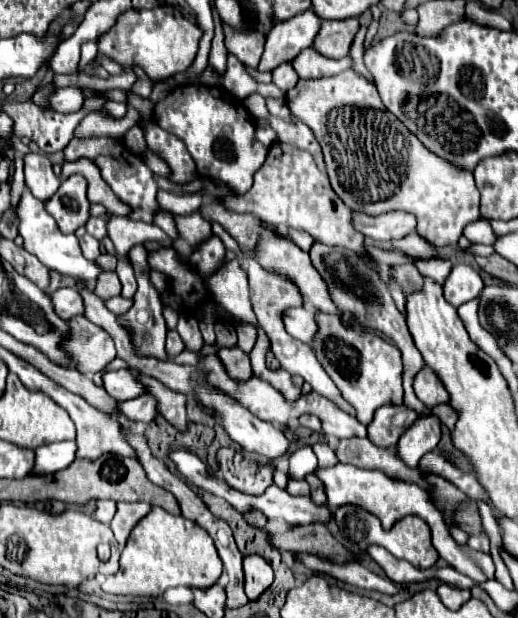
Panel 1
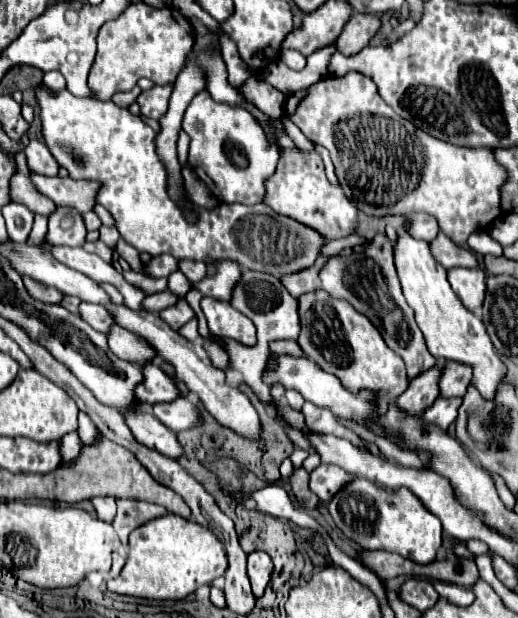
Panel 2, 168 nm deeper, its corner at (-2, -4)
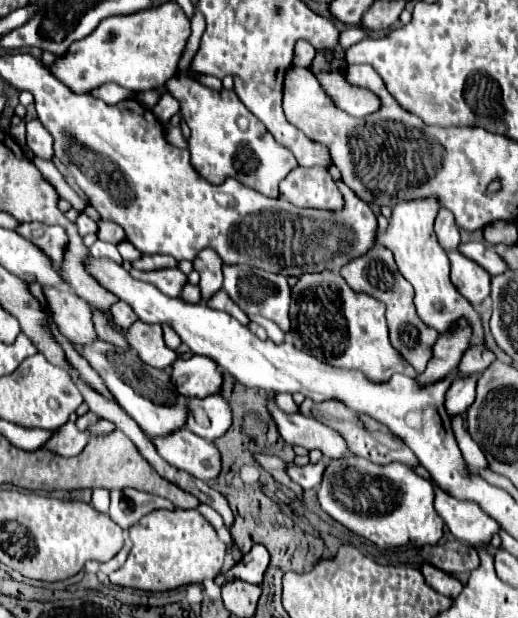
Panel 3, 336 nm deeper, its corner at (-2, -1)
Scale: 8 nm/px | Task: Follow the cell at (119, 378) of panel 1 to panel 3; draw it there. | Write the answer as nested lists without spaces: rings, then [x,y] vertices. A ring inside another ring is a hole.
[[[192,355],[188,361],[178,359],[172,367],[172,381],[188,397],[214,395],[222,387],[222,371],[212,357]]]

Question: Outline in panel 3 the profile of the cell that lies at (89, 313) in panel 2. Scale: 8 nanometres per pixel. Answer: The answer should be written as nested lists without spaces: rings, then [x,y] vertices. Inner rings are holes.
[[[118,301],[116,305],[112,305],[112,317],[124,329],[128,329],[138,319],[138,315],[132,311],[132,307],[128,303],[124,303],[124,301]]]

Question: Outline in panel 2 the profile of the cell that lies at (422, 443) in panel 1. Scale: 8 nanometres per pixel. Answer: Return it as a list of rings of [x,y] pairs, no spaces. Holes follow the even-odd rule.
[[[438,398],[424,414],[424,426],[438,426],[440,430],[448,430],[448,426],[456,420],[456,410],[462,398]]]

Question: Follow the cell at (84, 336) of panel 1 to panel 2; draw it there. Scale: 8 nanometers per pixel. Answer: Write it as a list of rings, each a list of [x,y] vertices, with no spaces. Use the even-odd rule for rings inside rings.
[[[112,326],[106,336],[110,352],[126,362],[138,362],[140,366],[144,366],[154,358],[154,350],[144,340],[136,338],[132,332],[120,326]]]

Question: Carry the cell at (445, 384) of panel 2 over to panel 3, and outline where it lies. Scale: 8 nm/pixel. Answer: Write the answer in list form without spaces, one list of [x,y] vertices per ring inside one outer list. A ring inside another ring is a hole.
[[[472,345],[472,347],[464,353],[464,357],[462,357],[460,365],[458,365],[460,375],[482,373],[494,359],[496,359],[494,353],[492,353],[486,345]]]

